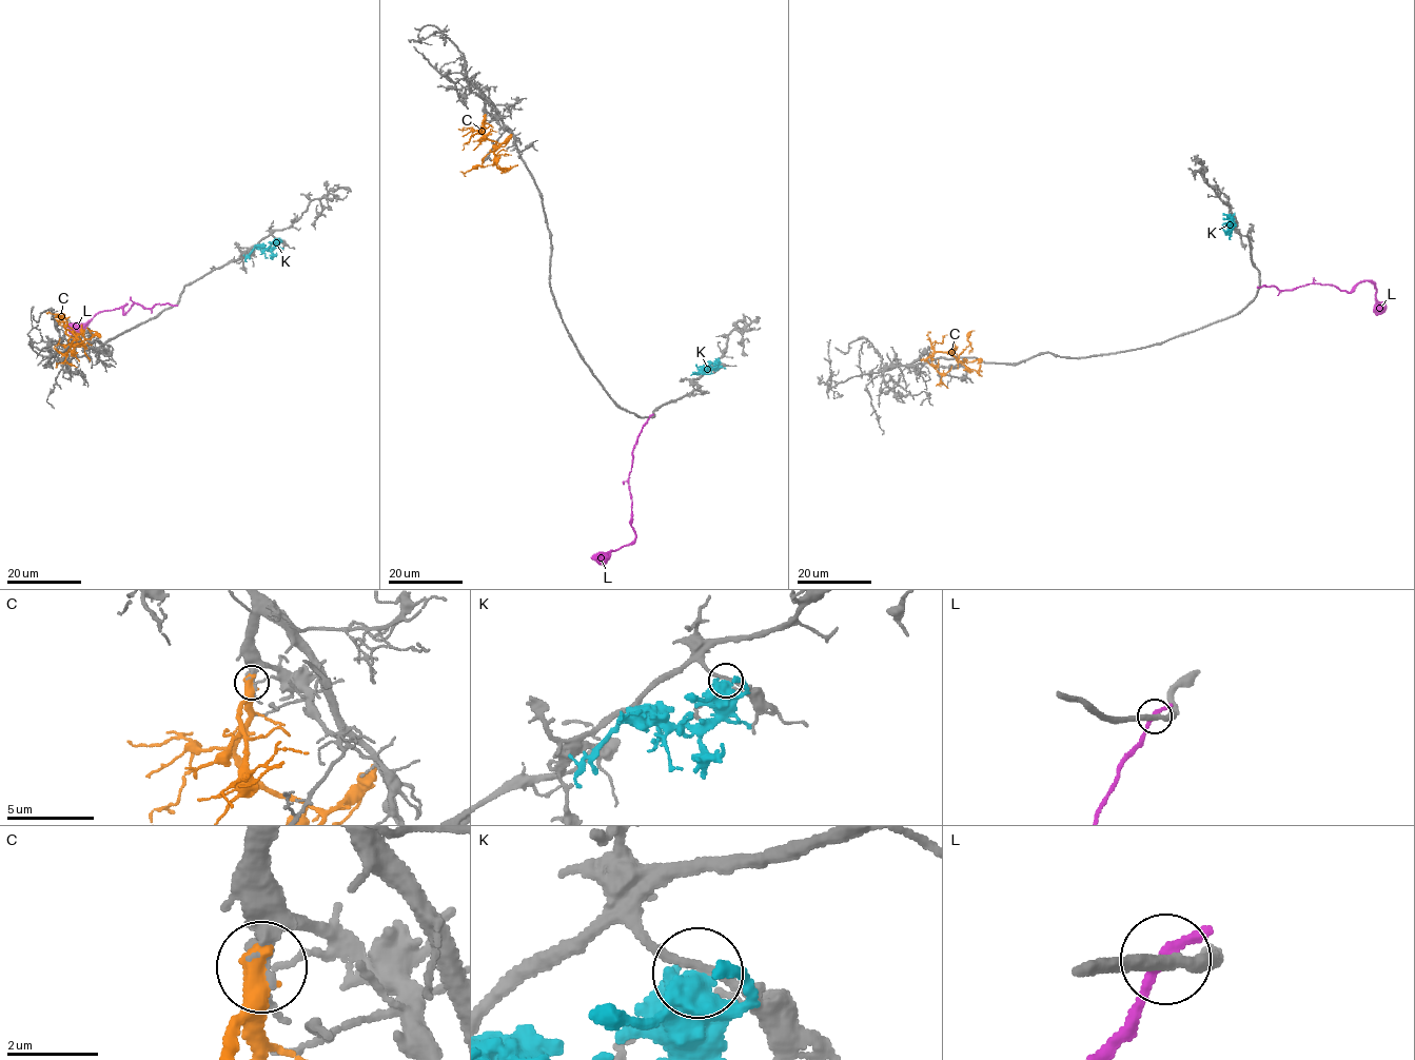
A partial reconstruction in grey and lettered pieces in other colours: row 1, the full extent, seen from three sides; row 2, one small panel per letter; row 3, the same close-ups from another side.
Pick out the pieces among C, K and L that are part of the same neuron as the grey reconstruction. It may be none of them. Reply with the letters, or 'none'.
C

